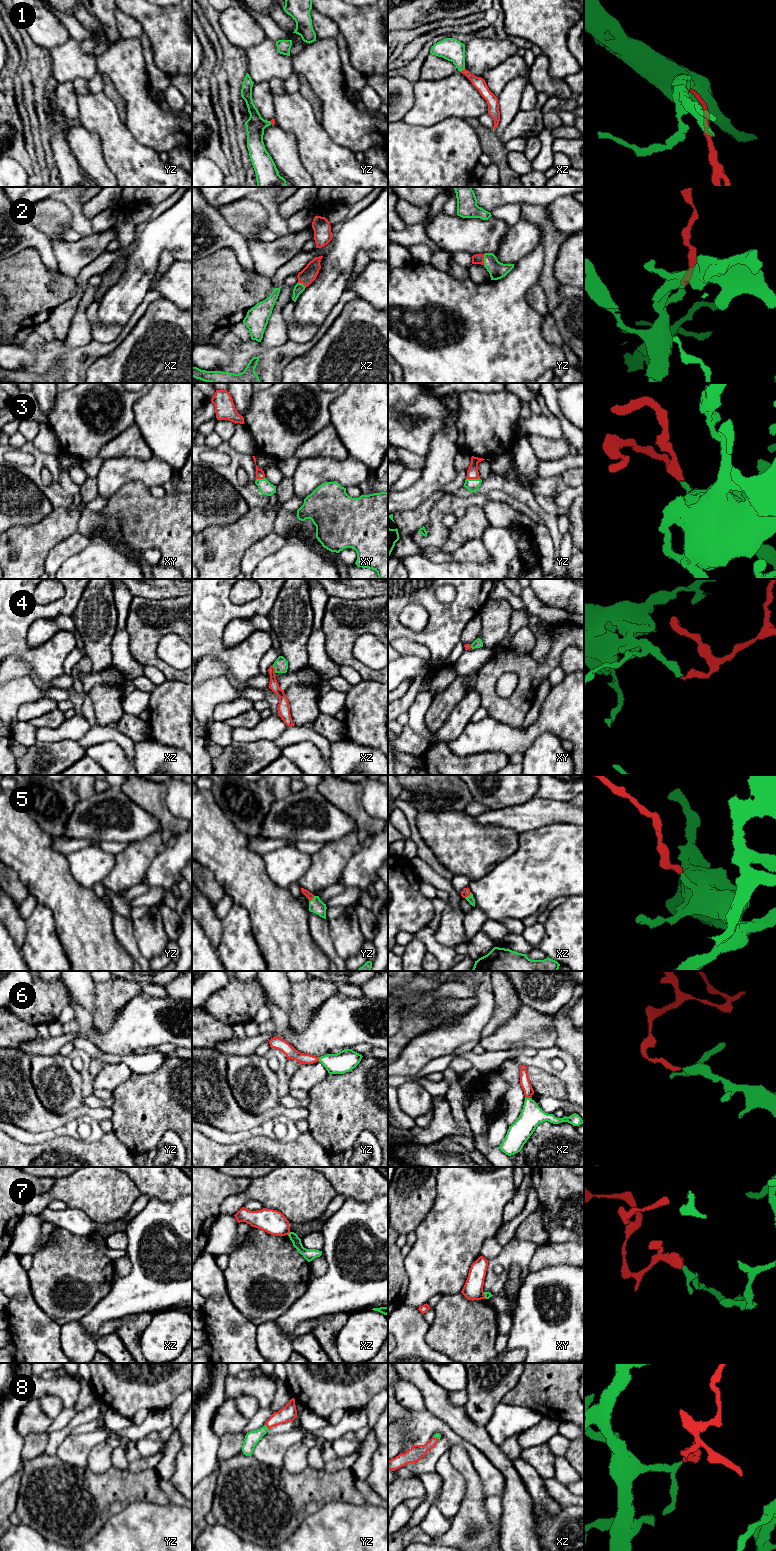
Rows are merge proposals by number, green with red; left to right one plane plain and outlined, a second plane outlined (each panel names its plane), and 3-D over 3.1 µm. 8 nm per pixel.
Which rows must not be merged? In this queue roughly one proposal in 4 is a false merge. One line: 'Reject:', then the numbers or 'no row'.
Reject: 7

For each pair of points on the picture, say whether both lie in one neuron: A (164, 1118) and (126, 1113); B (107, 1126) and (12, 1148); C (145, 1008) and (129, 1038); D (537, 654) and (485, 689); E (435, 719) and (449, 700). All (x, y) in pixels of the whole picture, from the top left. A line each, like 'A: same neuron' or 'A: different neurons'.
A: same neuron
B: different neurons
C: same neuron
D: different neurons
E: same neuron

